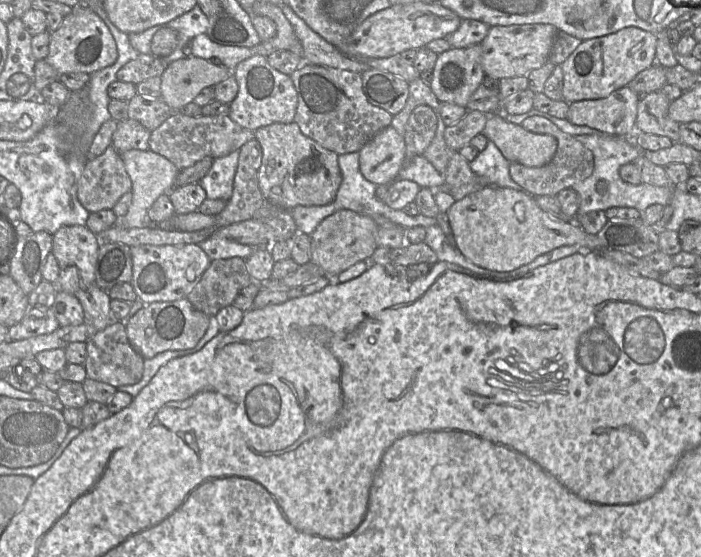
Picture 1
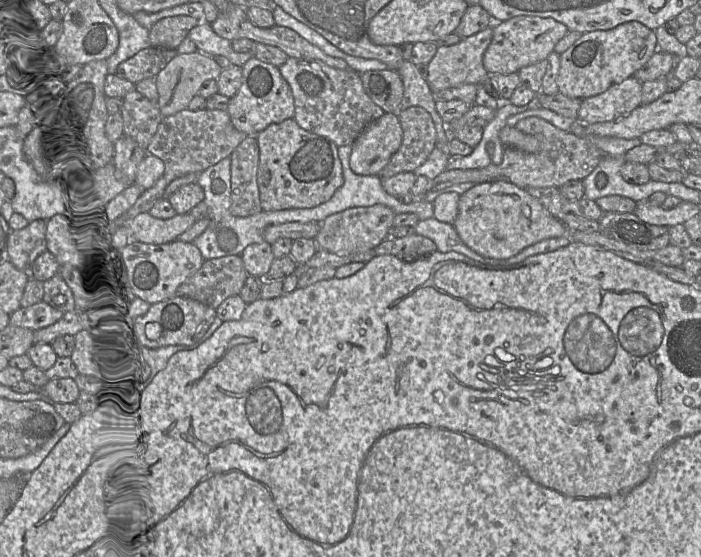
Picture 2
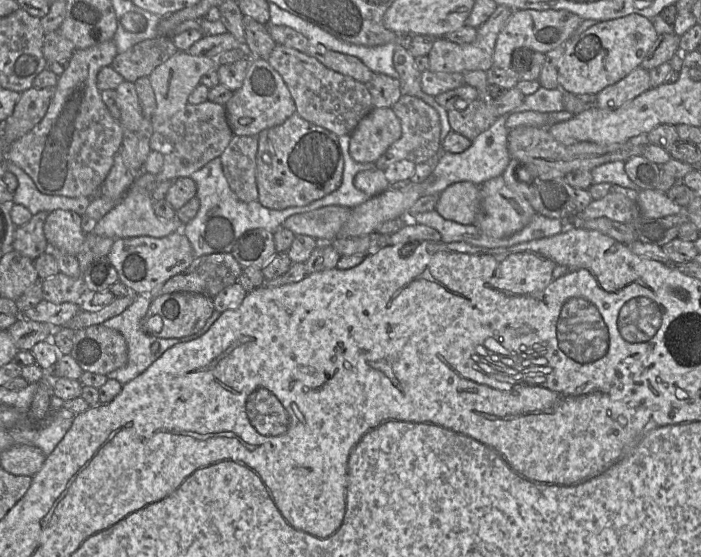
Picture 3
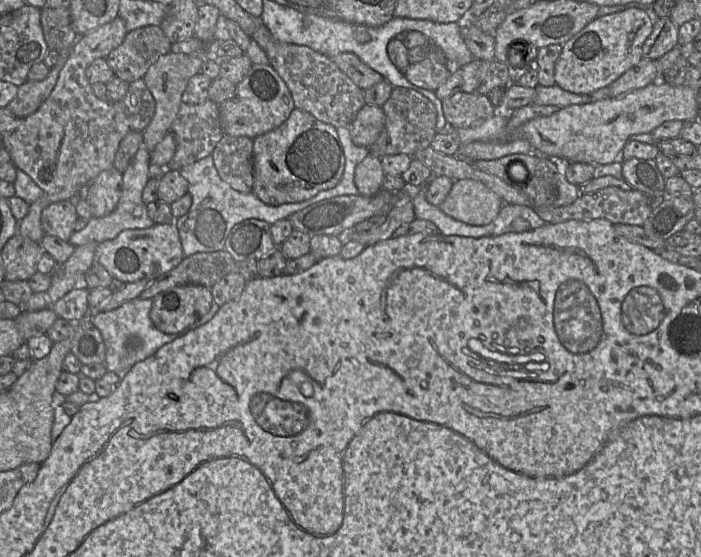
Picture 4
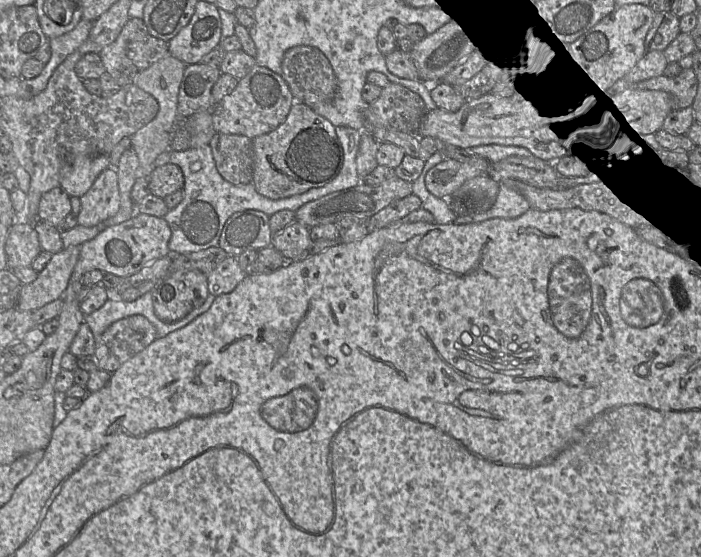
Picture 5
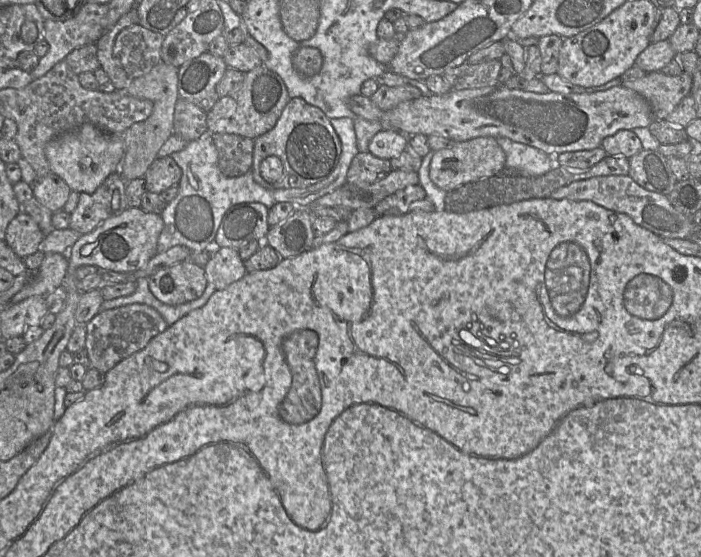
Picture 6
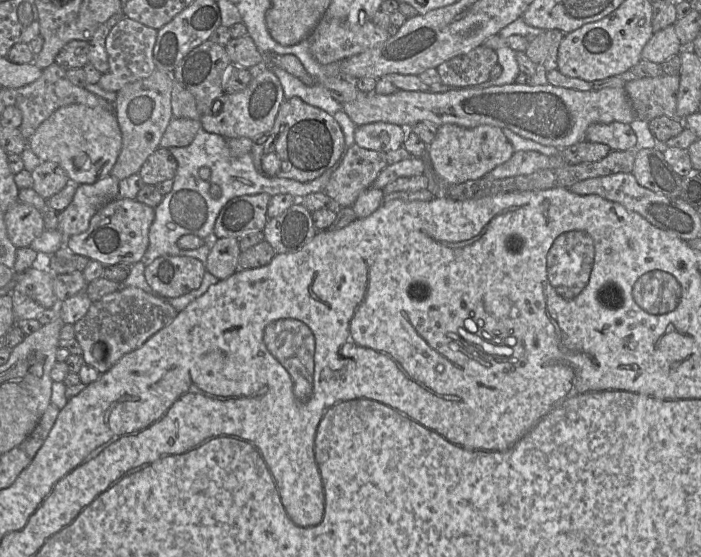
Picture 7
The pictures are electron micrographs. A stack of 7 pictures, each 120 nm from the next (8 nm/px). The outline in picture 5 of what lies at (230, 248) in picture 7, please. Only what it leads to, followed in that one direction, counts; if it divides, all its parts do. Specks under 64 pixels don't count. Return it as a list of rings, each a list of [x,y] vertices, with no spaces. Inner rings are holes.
[[[228,255],[207,275],[209,293],[214,296],[230,293],[247,276],[235,256]]]

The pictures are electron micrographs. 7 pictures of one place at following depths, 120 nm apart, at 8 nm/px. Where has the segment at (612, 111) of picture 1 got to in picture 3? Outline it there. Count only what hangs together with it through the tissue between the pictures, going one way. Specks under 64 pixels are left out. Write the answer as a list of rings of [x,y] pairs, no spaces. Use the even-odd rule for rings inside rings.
[[[641,66],[614,85],[609,85],[597,95],[596,107],[604,110],[614,110],[631,101],[651,88],[649,70]]]

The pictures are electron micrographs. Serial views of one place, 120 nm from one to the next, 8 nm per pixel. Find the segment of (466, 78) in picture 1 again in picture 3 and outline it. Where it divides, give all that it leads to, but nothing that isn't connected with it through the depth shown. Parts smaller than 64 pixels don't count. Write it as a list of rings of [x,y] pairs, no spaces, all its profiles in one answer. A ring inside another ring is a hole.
[[[498,5],[491,16],[477,28],[476,39],[469,44],[452,43],[445,38],[434,40],[433,46],[427,55],[431,72],[461,73],[474,70],[487,71],[493,66],[493,53],[499,32],[513,14],[513,10],[505,5]]]

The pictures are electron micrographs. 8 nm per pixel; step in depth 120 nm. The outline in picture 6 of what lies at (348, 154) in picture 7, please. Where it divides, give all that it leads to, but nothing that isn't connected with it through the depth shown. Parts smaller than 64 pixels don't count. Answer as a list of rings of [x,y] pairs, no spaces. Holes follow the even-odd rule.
[[[358,152],[347,172],[346,184],[371,184],[392,170],[390,160],[368,152]]]

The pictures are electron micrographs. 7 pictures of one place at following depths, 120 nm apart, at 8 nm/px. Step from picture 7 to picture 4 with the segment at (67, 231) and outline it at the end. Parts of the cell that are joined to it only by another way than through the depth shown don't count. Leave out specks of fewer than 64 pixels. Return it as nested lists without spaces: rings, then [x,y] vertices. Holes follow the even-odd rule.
[[[110,167],[89,185],[85,201],[90,205],[93,217],[104,217],[114,211],[122,195],[122,183],[122,173]]]

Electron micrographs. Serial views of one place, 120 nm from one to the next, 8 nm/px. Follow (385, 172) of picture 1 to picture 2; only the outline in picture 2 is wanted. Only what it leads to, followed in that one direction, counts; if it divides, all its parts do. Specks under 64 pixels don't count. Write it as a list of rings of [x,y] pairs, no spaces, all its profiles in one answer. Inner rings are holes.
[[[385,112],[371,122],[351,145],[350,167],[359,175],[377,175],[402,143],[402,127],[395,113]]]

